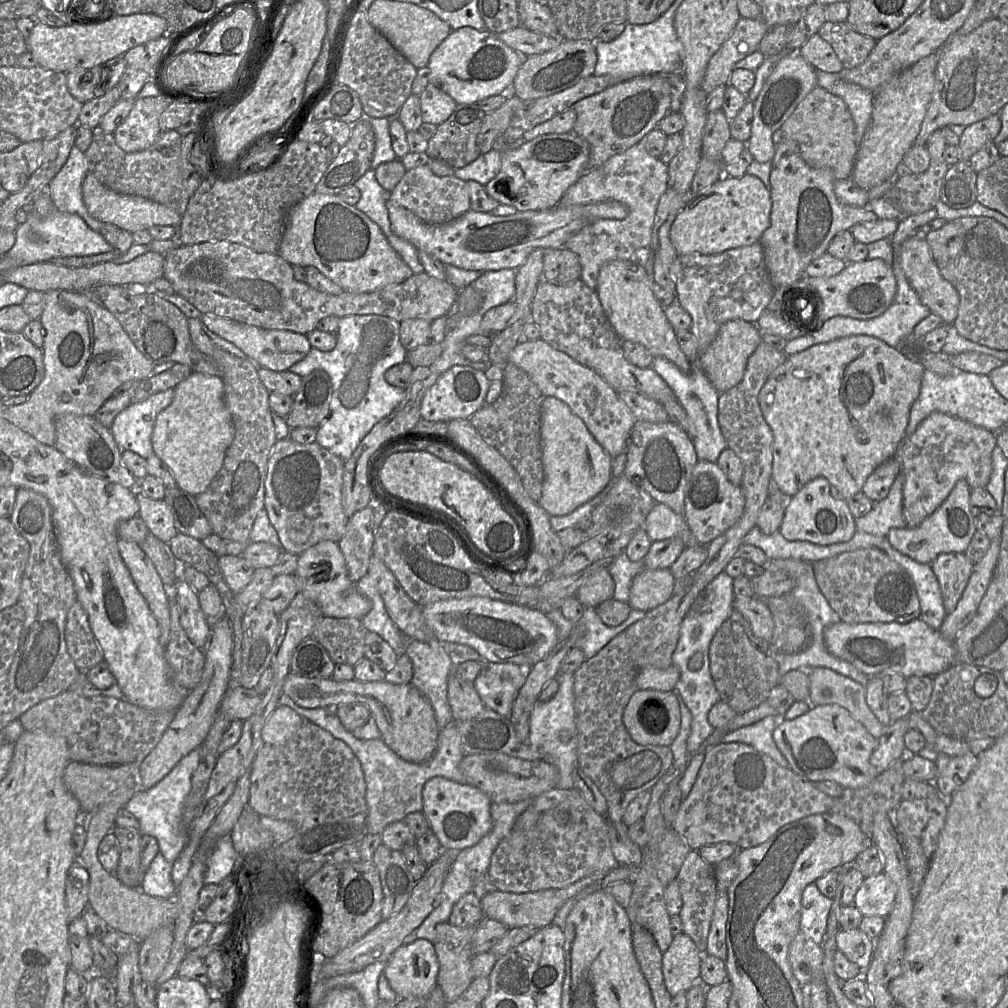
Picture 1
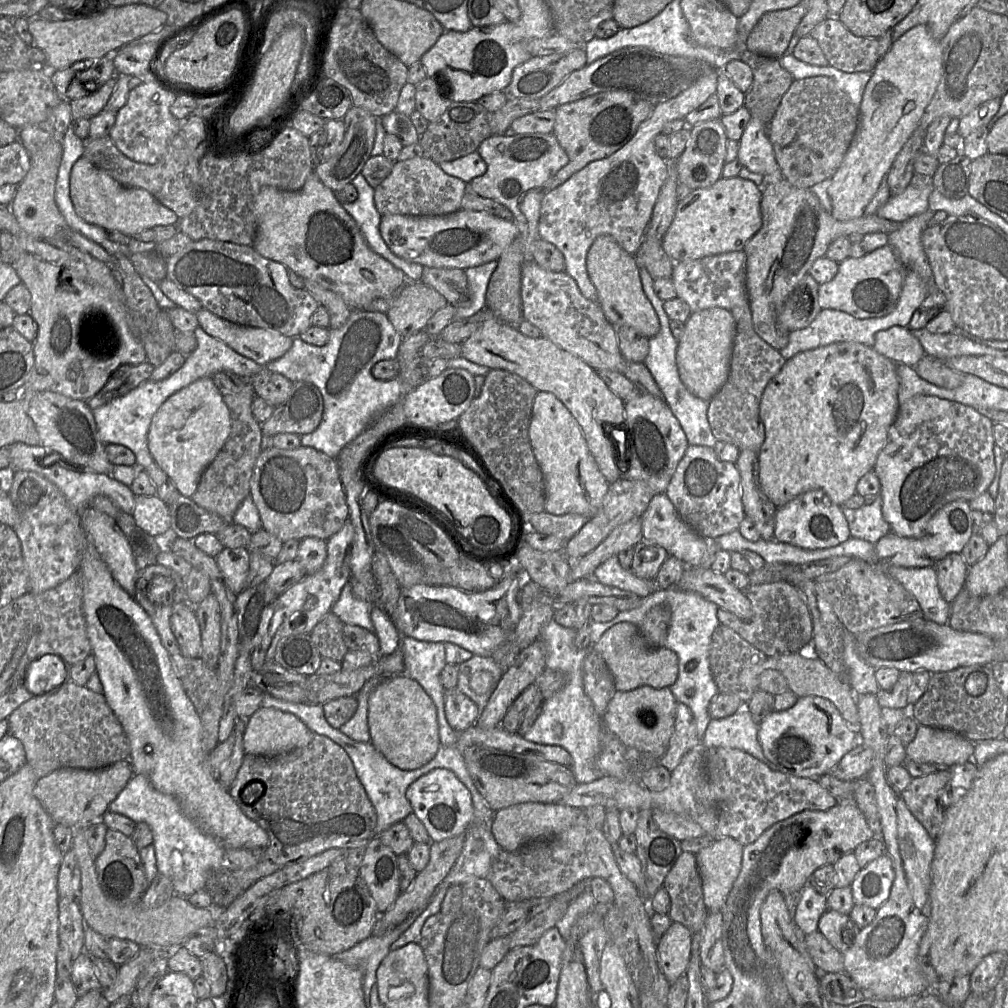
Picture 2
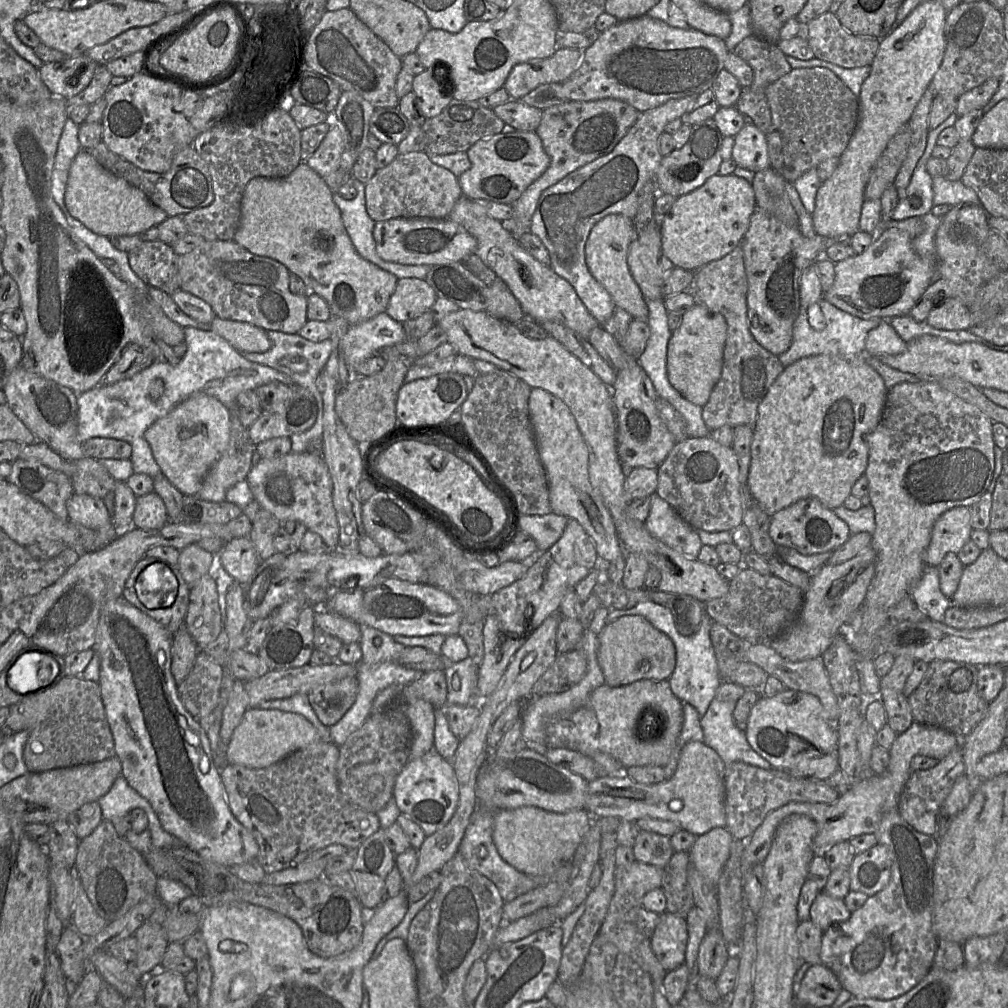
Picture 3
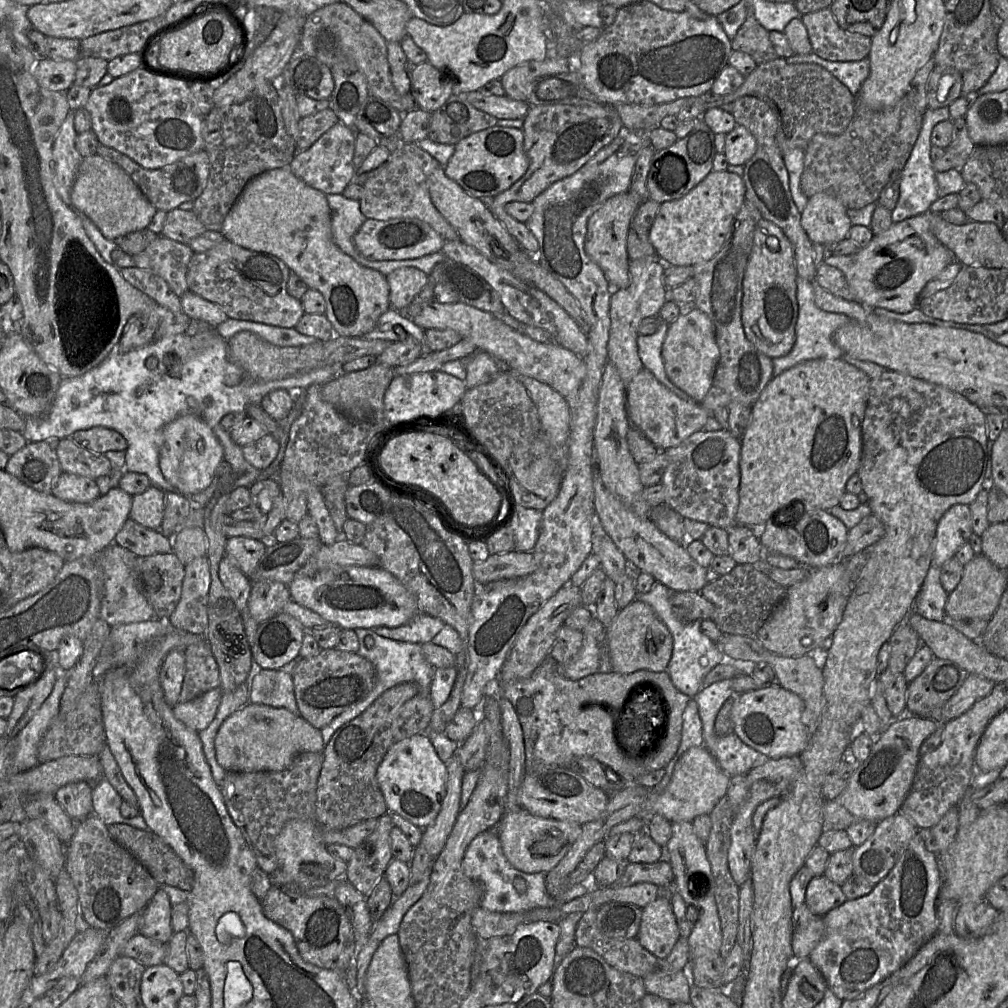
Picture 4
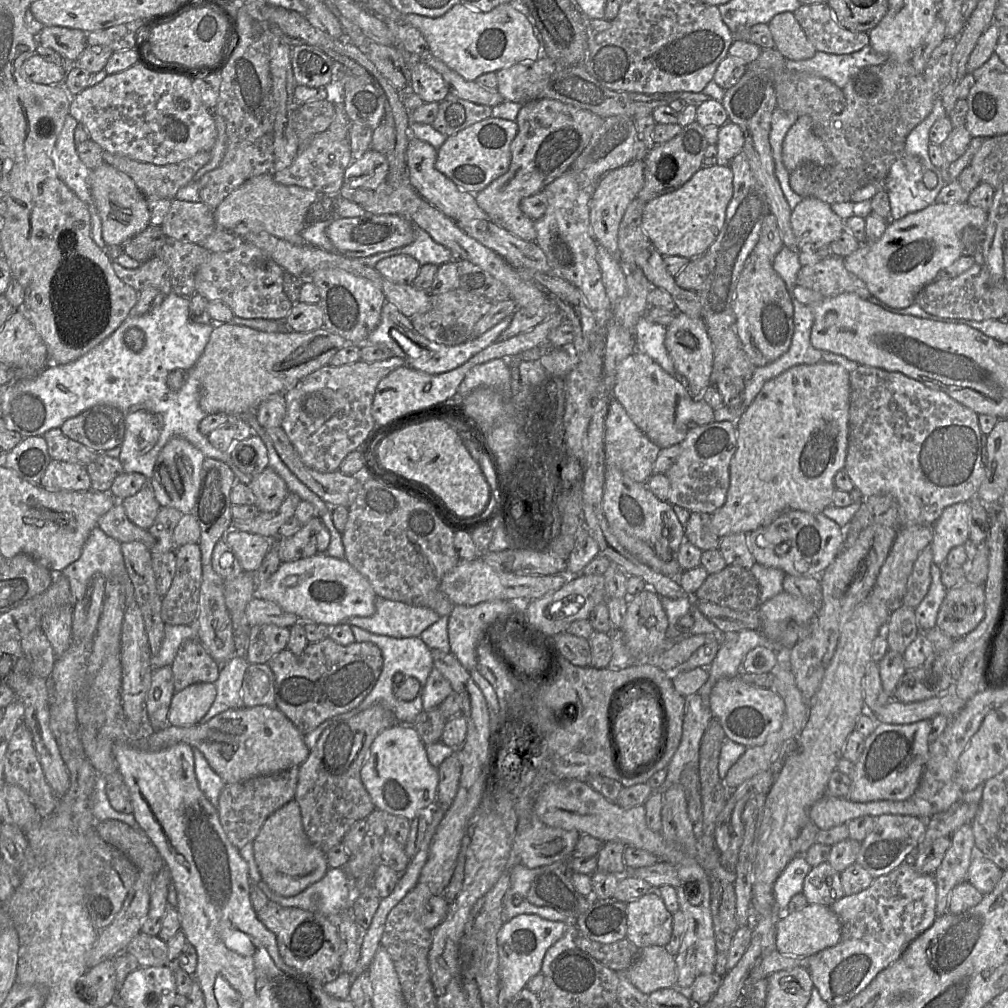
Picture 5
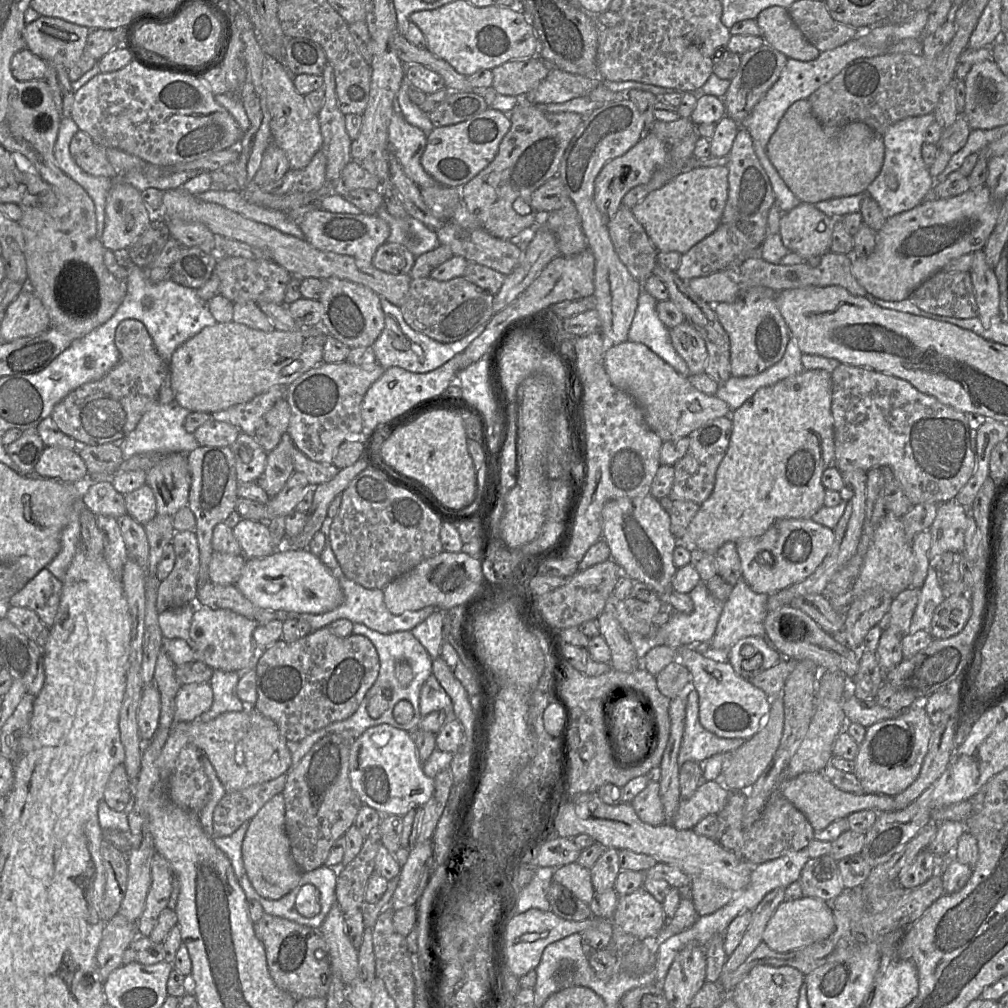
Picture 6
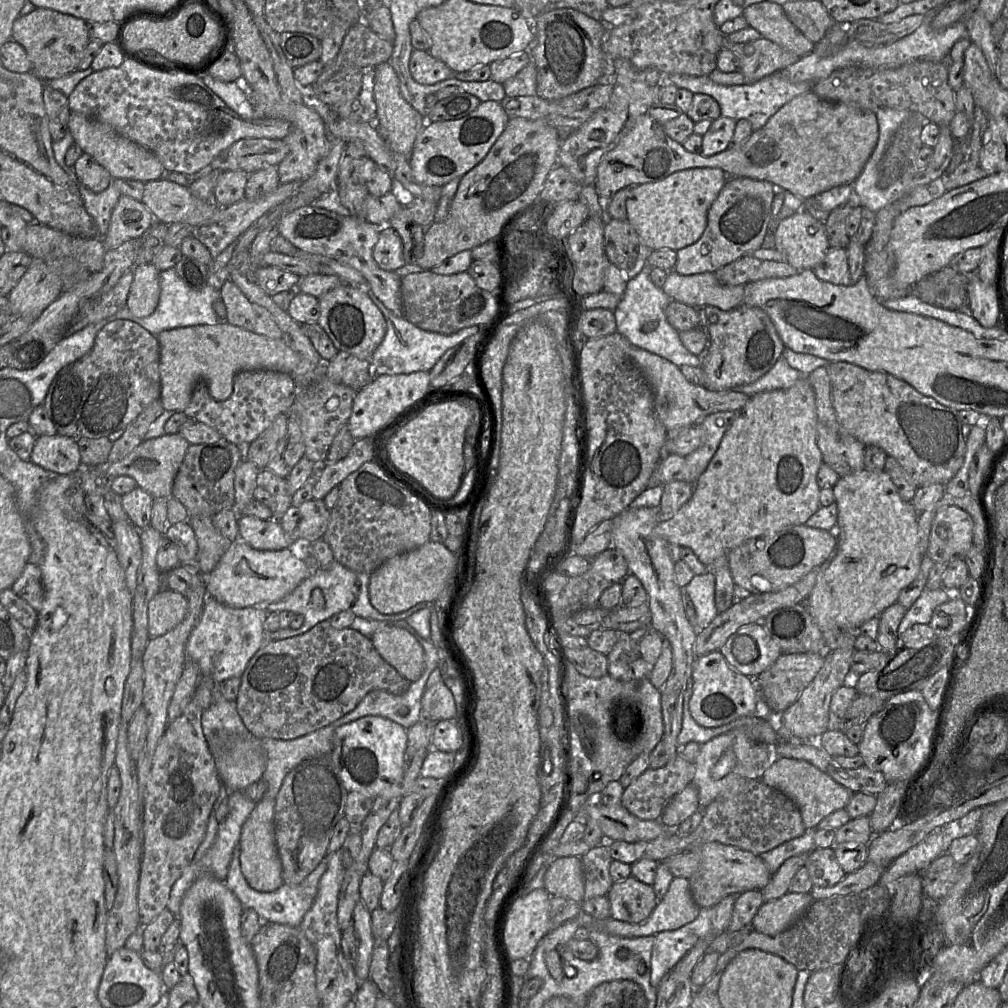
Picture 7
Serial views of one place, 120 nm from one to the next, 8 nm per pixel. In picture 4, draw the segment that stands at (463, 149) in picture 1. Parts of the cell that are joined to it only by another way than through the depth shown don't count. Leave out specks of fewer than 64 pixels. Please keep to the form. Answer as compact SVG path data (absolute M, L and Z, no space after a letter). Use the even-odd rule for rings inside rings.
M452 94L440 108L431 113L427 138L435 143L455 145L475 132L497 125L497 120Z

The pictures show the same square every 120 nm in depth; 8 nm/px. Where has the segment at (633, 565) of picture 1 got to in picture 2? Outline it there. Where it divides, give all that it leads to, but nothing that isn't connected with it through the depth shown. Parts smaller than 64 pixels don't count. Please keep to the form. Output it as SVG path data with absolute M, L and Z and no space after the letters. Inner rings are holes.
M612 556L601 563L595 569L593 578L605 585L630 591L641 597L647 597L657 589L654 580L640 578L630 569L624 569L617 556Z

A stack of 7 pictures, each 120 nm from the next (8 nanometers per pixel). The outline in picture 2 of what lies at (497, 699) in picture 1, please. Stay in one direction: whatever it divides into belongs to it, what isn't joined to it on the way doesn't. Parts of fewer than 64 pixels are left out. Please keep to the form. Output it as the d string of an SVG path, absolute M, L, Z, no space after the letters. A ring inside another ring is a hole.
M476 654L458 668L456 688L483 709L503 676L503 668L492 657Z

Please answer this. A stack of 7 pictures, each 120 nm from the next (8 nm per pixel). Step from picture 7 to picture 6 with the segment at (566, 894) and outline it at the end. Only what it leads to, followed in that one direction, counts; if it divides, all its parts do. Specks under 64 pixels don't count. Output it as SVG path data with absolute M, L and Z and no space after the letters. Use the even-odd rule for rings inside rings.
M569 863L555 869L552 881L558 882L569 889L578 899L589 904L595 890L591 882L590 869L578 863Z

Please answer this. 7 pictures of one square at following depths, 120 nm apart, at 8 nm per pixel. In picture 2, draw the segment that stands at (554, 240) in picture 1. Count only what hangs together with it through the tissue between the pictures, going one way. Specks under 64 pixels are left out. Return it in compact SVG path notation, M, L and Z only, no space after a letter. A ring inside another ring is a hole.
M463 208L441 216L382 215L379 231L388 248L408 262L434 268L464 270L497 261L518 234L513 220Z

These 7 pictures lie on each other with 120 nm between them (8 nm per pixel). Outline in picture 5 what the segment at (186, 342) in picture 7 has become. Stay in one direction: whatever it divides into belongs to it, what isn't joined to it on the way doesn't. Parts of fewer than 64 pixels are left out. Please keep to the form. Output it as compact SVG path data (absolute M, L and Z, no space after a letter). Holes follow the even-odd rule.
M224 323L213 329L202 355L196 364L187 371L187 375L198 381L200 407L204 412L207 414L241 415L256 411L257 407L271 395L285 393L312 372L329 365L330 359L340 349L352 345L355 344L325 328L311 332L271 333L247 326Z

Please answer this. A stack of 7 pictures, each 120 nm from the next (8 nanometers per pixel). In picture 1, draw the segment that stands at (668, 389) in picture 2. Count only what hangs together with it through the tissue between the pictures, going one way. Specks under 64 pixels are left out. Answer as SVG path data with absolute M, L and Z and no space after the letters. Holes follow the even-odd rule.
M655 356L651 368L667 383L675 399L685 410L690 424L689 437L698 460L716 463L720 453L727 448L717 419L720 393L713 387L697 364L692 365L690 372L684 373L671 361Z

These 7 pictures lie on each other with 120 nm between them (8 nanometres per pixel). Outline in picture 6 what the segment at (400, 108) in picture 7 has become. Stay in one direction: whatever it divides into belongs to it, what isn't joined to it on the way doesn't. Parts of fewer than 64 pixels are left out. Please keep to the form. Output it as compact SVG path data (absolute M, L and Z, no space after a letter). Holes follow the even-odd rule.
M398 109L390 120L388 143L390 153L400 162L404 173L420 188L438 184L421 165L427 135L420 128L409 124Z

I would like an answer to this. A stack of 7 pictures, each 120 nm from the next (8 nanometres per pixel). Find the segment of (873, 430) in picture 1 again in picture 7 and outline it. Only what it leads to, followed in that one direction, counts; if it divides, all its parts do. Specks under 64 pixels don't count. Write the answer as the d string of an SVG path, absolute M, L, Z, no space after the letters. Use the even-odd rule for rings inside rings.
M807 376L789 388L753 395L735 415L707 468L696 481L691 498L668 520L660 521L655 534L668 544L691 549L706 566L742 543L776 533L787 526L803 525L819 504L816 475L823 463L816 442L813 389Z

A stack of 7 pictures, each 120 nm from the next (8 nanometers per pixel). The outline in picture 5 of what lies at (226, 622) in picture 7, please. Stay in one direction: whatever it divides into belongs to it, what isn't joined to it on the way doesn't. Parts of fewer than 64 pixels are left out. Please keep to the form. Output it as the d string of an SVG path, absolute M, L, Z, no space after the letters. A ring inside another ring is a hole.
M198 620L189 625L164 624L164 637L156 655L151 655L152 671L171 665L181 645L188 639L199 639Z

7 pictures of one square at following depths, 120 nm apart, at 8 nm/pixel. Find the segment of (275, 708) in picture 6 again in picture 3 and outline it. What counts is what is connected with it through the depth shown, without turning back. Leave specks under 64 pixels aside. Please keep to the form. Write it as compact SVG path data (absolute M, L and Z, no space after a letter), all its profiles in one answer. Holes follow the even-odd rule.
M348 677L318 687L307 697L322 724L331 727L351 708L357 693L357 677Z

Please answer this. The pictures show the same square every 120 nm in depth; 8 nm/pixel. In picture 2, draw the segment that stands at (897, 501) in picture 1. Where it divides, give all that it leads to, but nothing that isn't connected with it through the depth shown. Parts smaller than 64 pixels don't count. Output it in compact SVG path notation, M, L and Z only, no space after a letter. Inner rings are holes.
M880 496L872 504L863 505L858 509L842 507L842 512L848 522L851 537L875 544L891 532L882 515Z

